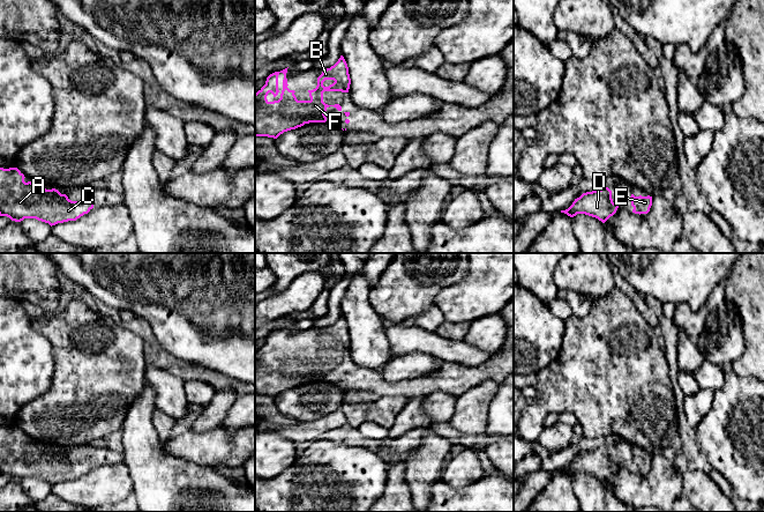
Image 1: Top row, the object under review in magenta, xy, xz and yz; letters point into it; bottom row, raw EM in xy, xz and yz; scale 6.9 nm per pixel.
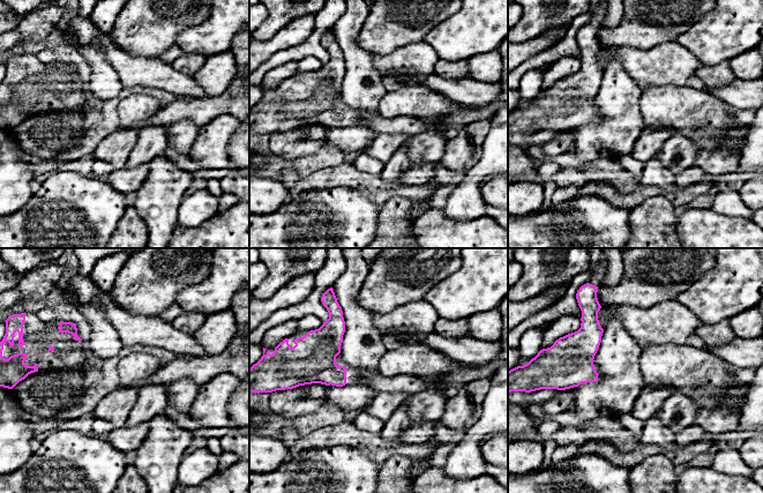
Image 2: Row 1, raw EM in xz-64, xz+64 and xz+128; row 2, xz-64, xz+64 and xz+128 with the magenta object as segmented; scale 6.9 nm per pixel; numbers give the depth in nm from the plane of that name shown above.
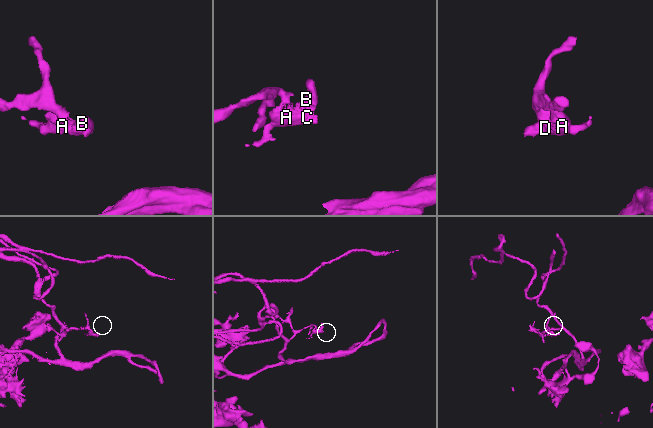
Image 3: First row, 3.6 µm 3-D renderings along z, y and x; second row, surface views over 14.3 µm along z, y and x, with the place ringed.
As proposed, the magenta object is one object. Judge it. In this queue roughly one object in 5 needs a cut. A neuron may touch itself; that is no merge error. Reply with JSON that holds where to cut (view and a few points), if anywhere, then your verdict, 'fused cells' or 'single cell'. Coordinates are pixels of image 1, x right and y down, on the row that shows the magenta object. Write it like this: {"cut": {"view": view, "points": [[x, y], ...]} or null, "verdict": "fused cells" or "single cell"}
{"cut": null, "verdict": "single cell"}

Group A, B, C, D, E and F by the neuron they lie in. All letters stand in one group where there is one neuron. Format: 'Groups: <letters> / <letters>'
Groups: A B C D E F

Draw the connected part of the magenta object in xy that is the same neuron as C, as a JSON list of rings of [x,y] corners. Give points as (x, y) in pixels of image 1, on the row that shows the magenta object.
[[[0,168],[0,216],[21,222],[36,218],[48,223],[76,221],[93,208],[90,195],[72,201],[58,190],[46,190],[43,185],[24,181],[24,175],[17,168]]]

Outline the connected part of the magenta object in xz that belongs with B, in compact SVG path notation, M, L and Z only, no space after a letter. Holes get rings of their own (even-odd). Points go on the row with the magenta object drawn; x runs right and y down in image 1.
M343 55L338 61L322 72L317 86L308 90L309 101L298 101L294 90L287 88L287 68L275 72L267 77L265 84L255 94L255 136L277 139L284 132L295 129L309 123L325 123L324 112L329 106L342 111L339 104L328 105L323 102L324 91L349 92L351 79L349 67ZM283 73L283 90L278 101L269 102L269 92L276 97L278 75Z

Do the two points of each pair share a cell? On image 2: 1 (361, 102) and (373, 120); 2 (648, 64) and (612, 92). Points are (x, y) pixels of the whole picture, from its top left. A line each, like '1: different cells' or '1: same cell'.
1: different cells
2: different cells

